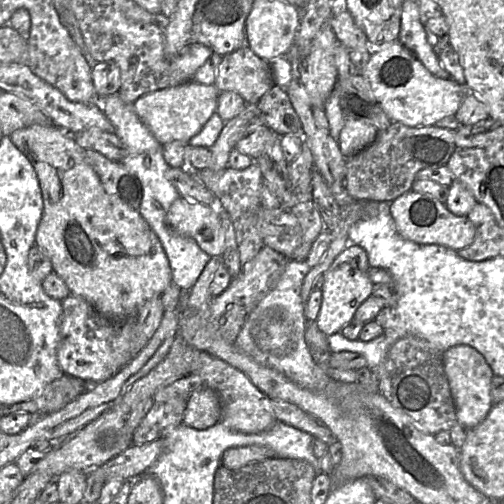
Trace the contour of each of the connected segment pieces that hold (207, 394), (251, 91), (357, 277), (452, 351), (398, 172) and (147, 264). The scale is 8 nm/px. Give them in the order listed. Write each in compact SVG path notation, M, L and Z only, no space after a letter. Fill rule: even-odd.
M207 386L194 391L187 402L183 424L205 430L219 423L220 419L221 403L218 394Z
M246 46L223 56L214 85L220 93L235 92L247 104L257 104L275 83L270 63Z
M349 243L323 274L322 303L315 322L326 336L341 332L341 329L352 320L358 307L372 295L374 284L368 276L369 268L366 251L354 243Z
M456 345L442 353L444 372L455 403L456 422L467 429L479 425L493 407L491 381L493 371L481 353L469 345Z
M392 122L387 129L378 132L369 146L346 157L345 189L353 200L392 202L412 190L415 175L420 170L446 165L456 148L455 130L436 125L408 127Z
M31 125L9 136L30 161L36 173L43 213L35 245L50 259L53 272L62 278L70 294L85 299L99 314L111 320L133 316L153 296L161 296L172 283L172 271L163 246L139 210L108 194L80 147L67 131L51 125Z

